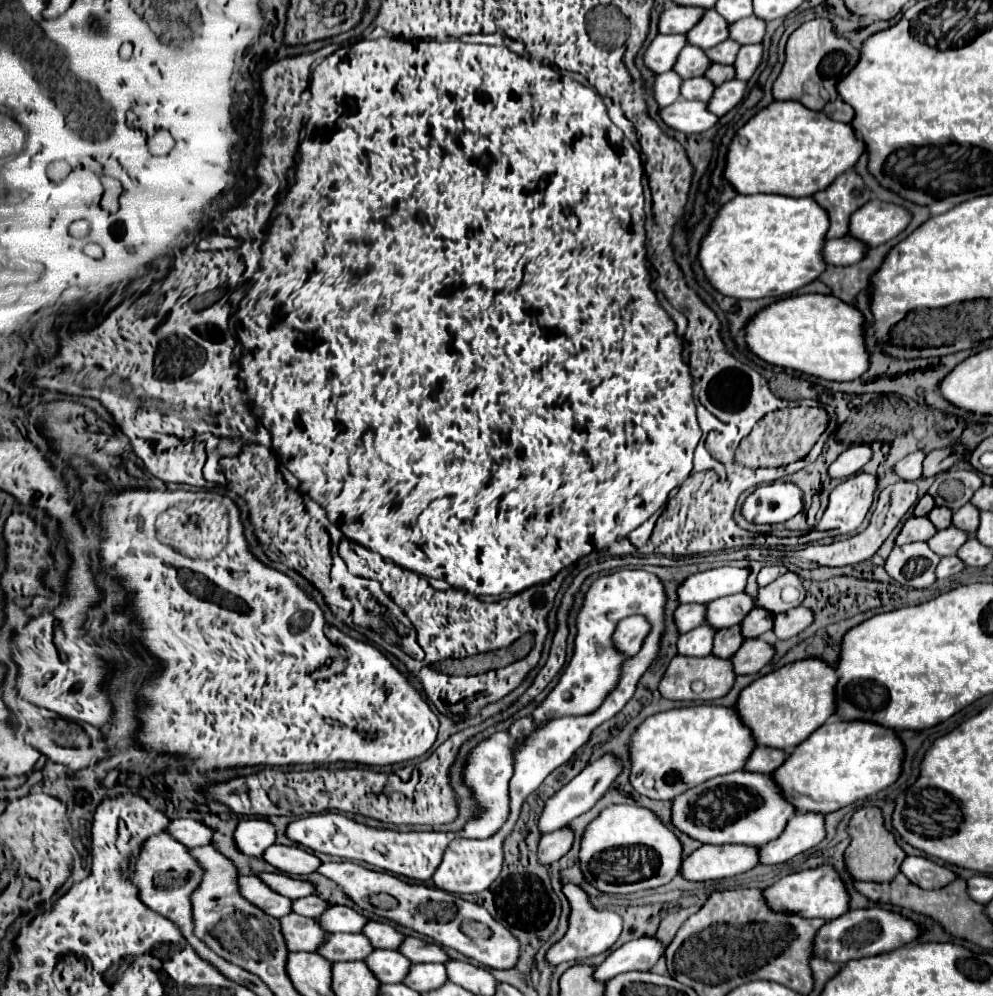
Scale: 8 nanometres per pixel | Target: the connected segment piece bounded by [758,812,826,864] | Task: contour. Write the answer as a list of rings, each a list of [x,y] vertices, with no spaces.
[[[794,814],[788,820],[788,826],[782,830],[780,838],[758,848],[760,864],[786,862],[792,856],[816,846],[824,836],[826,832],[822,814]]]

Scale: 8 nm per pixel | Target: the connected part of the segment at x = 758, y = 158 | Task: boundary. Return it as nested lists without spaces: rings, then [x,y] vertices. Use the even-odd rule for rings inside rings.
[[[770,102],[736,130],[722,176],[738,194],[812,196],[850,170],[860,154],[864,154],[864,144],[852,126],[834,122],[824,112],[808,110],[800,102]]]

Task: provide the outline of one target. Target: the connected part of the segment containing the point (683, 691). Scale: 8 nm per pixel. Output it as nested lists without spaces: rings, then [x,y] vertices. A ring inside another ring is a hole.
[[[674,656],[658,684],[658,690],[662,694],[662,698],[666,700],[688,700],[688,702],[694,702],[694,700],[716,700],[716,698],[722,698],[728,694],[728,690],[732,688],[734,684],[734,670],[732,670],[732,664],[728,660],[720,660],[716,656],[704,656],[704,658],[688,658],[688,656]],[[694,680],[702,680],[704,682],[704,690],[700,694],[692,692],[692,682]]]

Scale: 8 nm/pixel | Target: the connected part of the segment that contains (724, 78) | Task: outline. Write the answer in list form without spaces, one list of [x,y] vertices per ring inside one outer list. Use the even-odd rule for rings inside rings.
[[[714,64],[712,68],[708,68],[704,72],[704,78],[708,78],[712,84],[722,84],[722,82],[728,82],[734,78],[734,68],[732,66],[720,66],[720,64]]]

